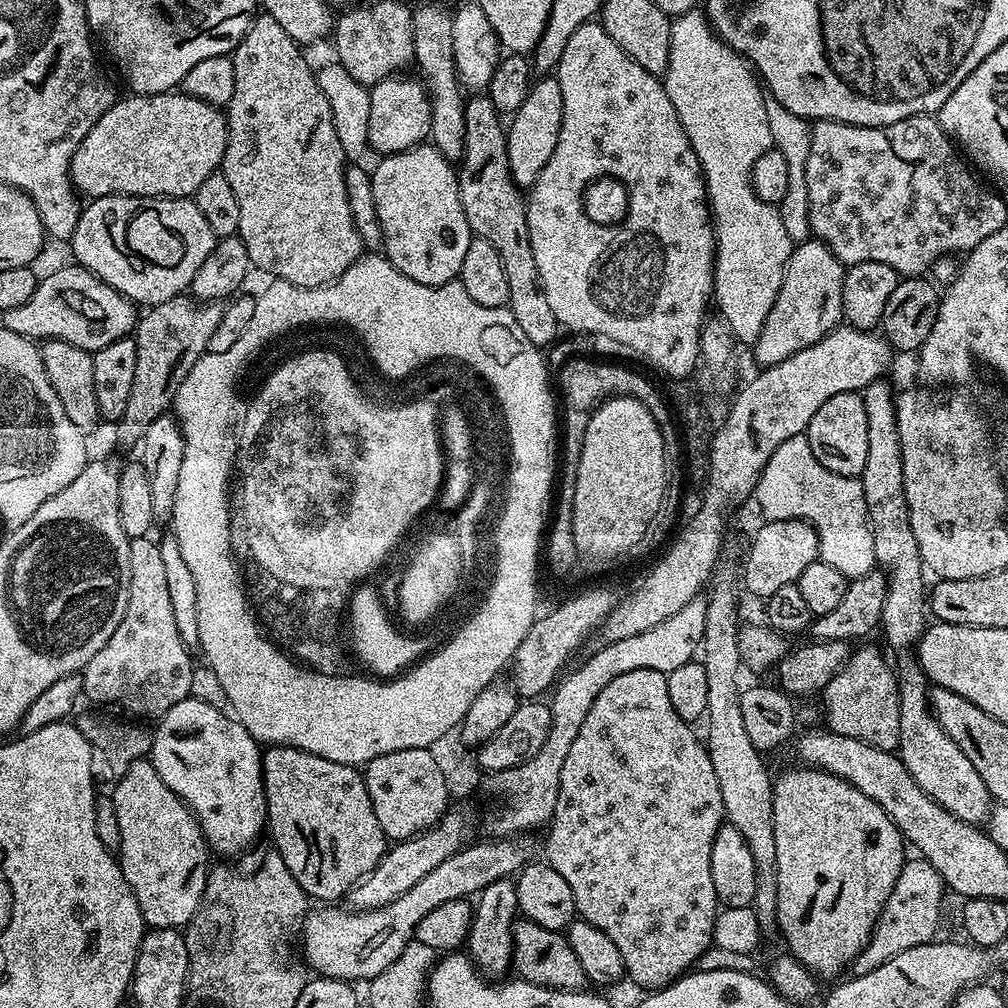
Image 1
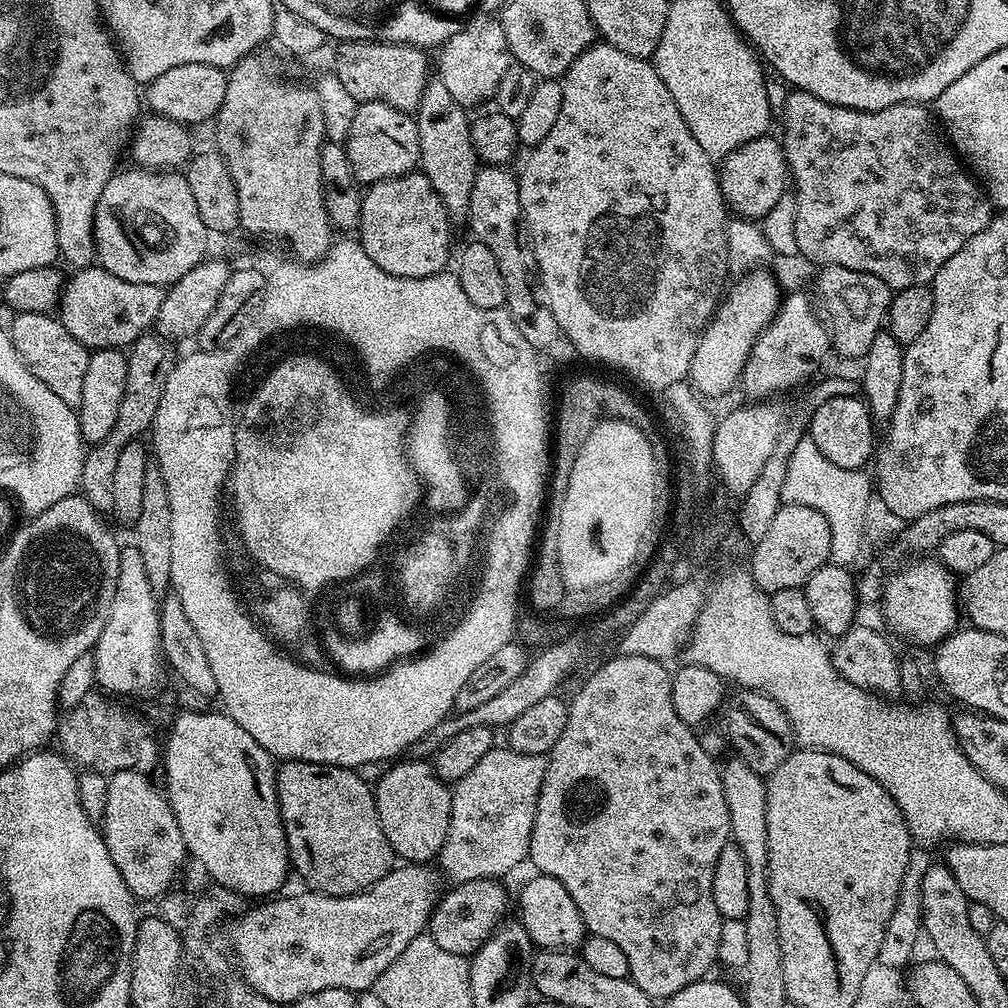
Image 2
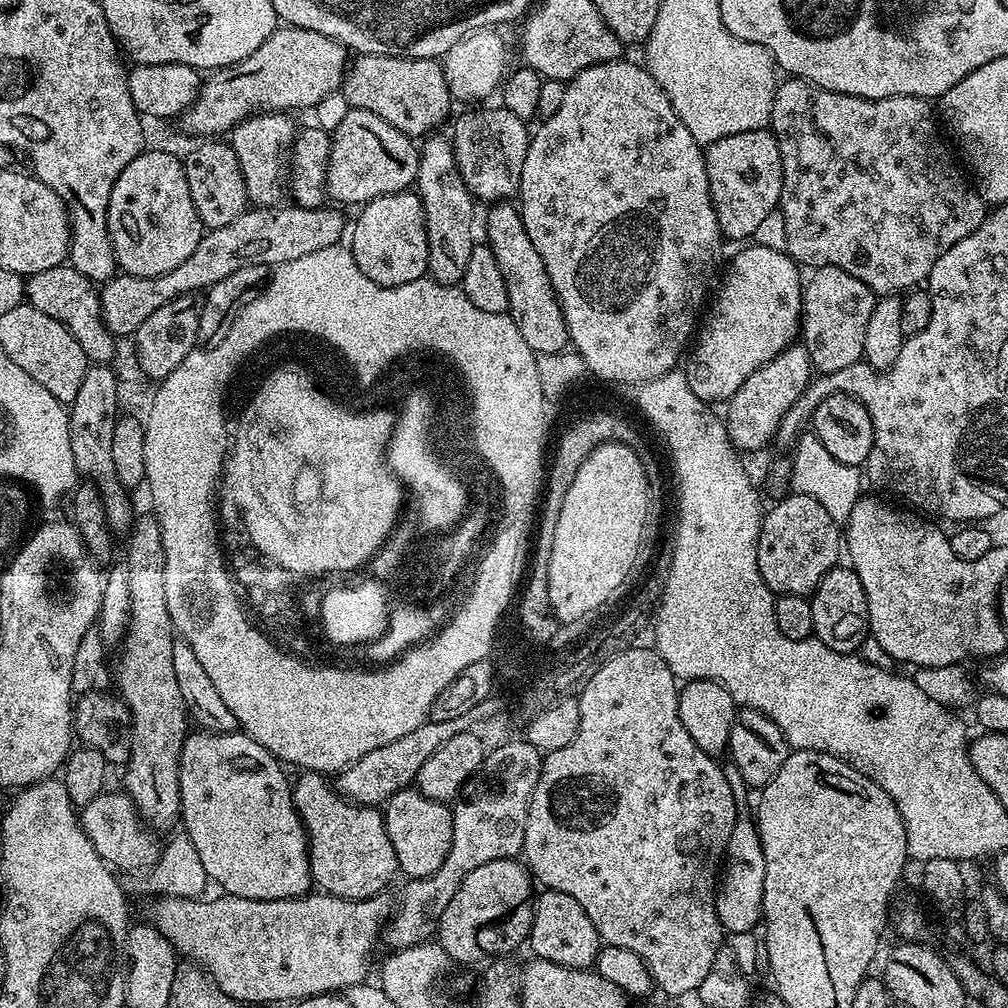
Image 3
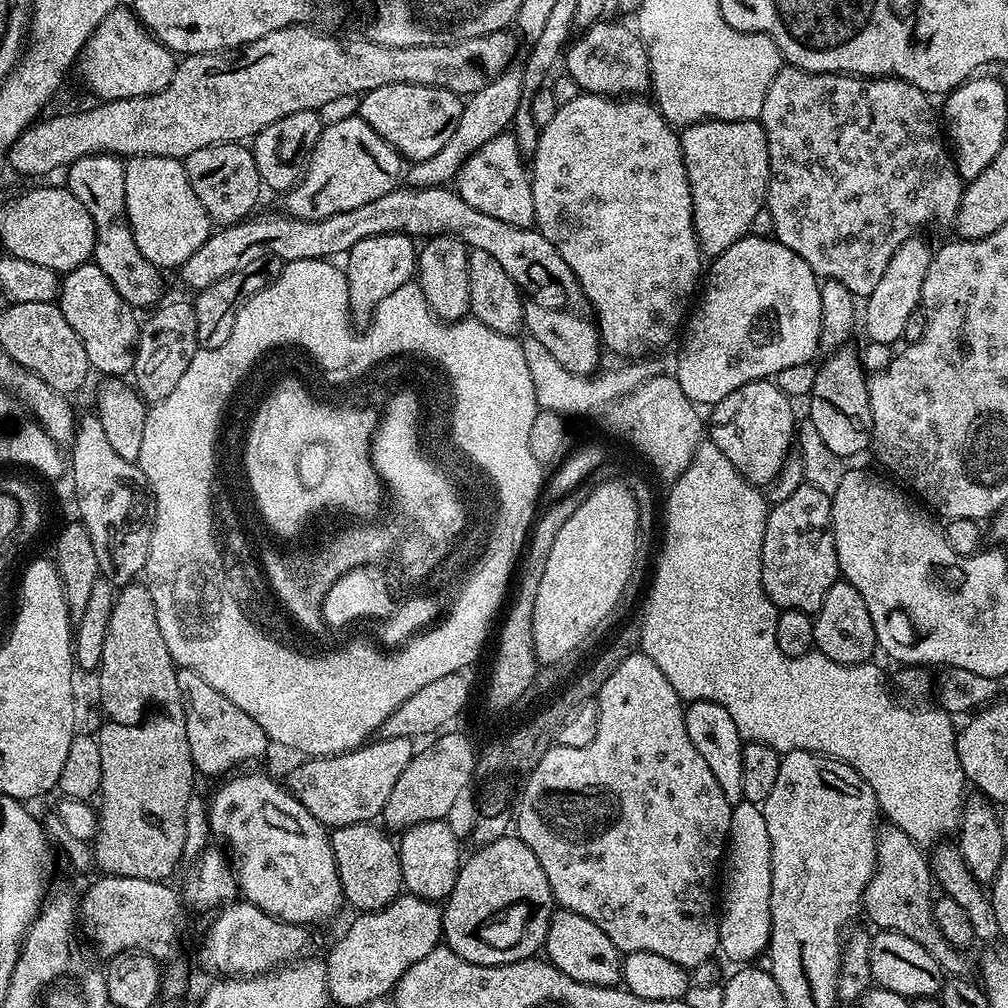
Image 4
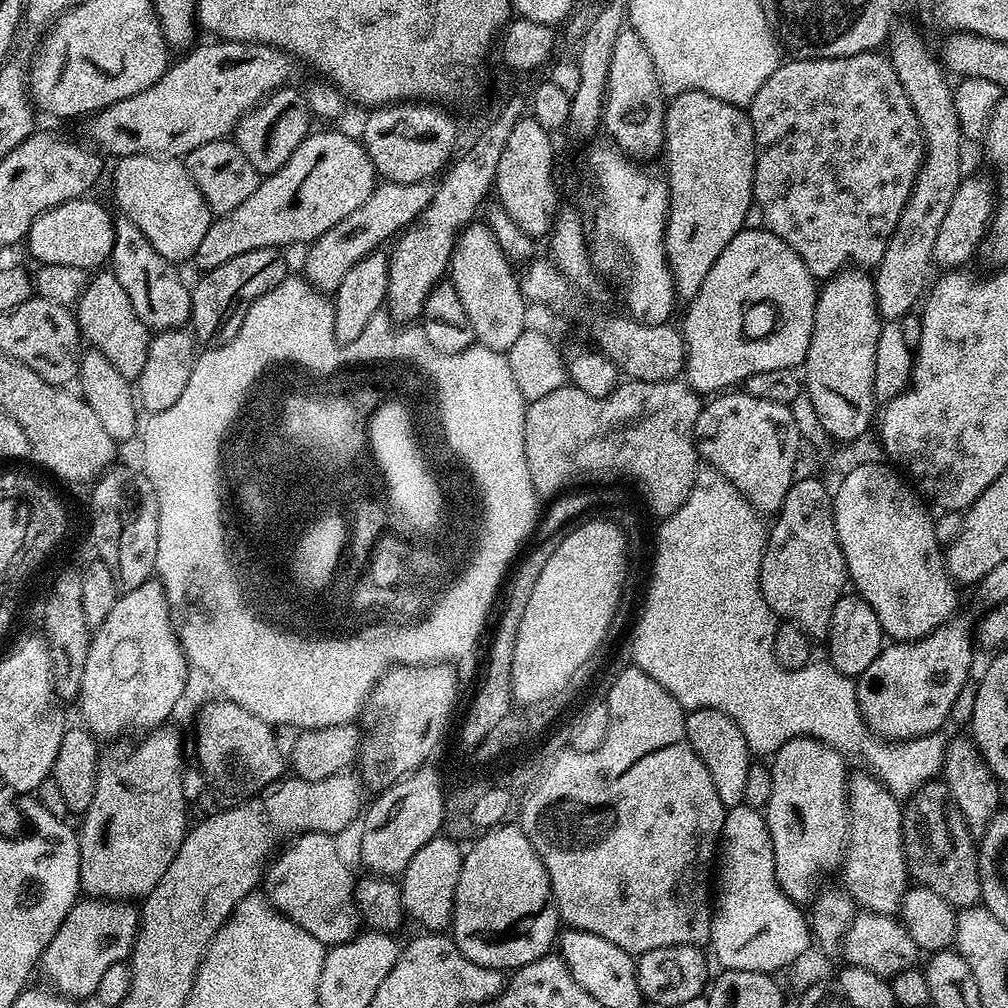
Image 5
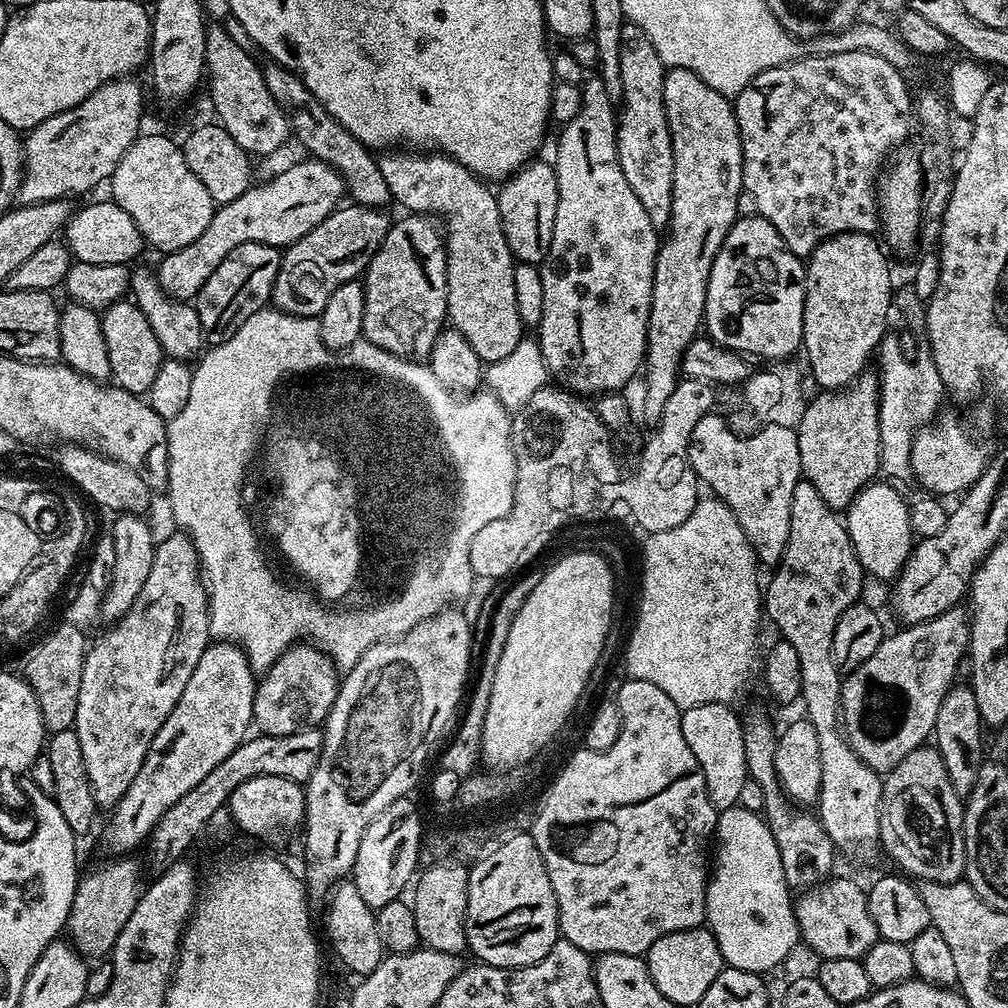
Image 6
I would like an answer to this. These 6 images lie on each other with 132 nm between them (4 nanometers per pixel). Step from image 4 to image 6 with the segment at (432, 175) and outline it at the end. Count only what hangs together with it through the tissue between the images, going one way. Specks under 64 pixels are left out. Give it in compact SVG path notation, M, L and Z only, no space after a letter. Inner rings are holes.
M348 202L318 222L310 234L287 245L280 257L271 303L291 316L319 317L326 302L330 302L330 294L338 290L338 286L363 277L372 256L388 233L390 219L386 213L379 208L363 208L361 204Z

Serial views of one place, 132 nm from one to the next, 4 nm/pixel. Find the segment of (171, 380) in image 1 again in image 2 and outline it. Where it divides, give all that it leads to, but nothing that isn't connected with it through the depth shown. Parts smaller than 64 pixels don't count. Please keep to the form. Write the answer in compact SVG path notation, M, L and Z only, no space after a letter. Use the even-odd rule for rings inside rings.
M142 334L130 346L127 353L126 391L122 393L118 422L114 422L114 430L106 434L101 444L89 447L85 451L82 462L79 491L98 513L111 513L114 506L114 470L118 467L118 457L122 454L122 450L126 450L128 444L139 441L140 435L143 432L145 435L151 429L158 414L158 402L162 402L166 378L170 378L170 370L178 359L178 352L171 347L175 348L159 334Z

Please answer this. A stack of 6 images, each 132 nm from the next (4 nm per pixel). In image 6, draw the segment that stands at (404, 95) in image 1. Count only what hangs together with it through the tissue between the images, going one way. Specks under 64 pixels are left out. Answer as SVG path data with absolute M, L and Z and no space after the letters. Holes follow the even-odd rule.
M303 159L290 165L285 172L278 173L273 180L246 189L242 198L234 198L234 202L219 205L206 225L206 230L202 230L202 234L198 234L190 246L182 246L182 250L167 253L161 259L164 261L160 264L160 272L158 268L158 279L165 292L178 300L195 301L202 286L206 286L206 278L218 270L222 258L226 258L230 250L246 242L283 249L298 242L298 238L310 234L318 222L335 212L346 196L343 178L322 160Z

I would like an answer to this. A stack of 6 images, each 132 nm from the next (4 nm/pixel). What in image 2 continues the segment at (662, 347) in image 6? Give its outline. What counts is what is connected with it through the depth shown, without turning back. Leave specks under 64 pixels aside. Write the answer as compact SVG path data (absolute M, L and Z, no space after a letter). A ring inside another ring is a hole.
M775 135L759 136L725 156L719 165L720 189L731 211L737 217L753 222L763 221L778 198L790 188L790 173L784 157L784 146Z

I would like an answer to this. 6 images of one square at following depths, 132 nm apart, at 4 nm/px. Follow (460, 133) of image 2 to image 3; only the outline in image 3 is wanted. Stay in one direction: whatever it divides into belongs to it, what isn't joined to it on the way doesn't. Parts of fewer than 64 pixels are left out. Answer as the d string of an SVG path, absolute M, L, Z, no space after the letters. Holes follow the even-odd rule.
M429 135L419 145L420 165L414 188L426 214L426 236L430 246L428 276L439 284L456 286L463 281L466 262L470 262L470 250L474 243L472 219L476 216L477 205L472 191L466 186L466 182L462 182L451 139L447 135L440 135Z

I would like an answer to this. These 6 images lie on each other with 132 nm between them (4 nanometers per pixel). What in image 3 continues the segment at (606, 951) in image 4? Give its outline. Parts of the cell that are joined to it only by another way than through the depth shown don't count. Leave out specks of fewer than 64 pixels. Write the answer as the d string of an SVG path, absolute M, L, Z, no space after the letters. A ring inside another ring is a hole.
M544 890L535 897L536 913L532 919L532 929L528 935L527 947L532 947L531 955L538 960L549 960L567 968L591 969L602 947L602 941L594 922L586 918L586 910L570 898L570 894Z

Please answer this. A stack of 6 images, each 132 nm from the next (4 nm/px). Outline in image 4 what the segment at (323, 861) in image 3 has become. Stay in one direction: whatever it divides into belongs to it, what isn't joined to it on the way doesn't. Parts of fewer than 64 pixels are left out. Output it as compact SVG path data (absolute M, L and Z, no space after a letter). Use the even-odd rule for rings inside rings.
M372 822L351 824L331 829L330 832L344 898L349 905L352 903L356 907L357 913L376 912L384 908L390 902L394 902L404 888L397 841L391 840L388 837L391 835L383 827L375 828L376 826Z

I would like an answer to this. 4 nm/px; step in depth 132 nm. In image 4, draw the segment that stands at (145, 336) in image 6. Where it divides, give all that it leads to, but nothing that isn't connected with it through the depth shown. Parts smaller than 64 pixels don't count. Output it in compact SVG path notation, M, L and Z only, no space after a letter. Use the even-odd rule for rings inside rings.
M96 263L83 264L63 273L58 303L66 322L74 326L74 334L82 338L89 365L95 371L97 368L104 378L127 377L134 366L141 321L136 320L137 313L132 305L125 302L118 290L114 290L114 282L98 270Z

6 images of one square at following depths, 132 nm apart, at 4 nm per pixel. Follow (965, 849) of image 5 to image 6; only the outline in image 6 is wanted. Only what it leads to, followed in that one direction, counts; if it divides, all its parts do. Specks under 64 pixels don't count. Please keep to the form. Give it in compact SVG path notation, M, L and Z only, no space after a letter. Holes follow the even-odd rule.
M935 746L910 750L892 772L883 777L882 806L880 807L880 844L888 856L909 877L953 884L964 876L964 804L946 774L946 762Z

